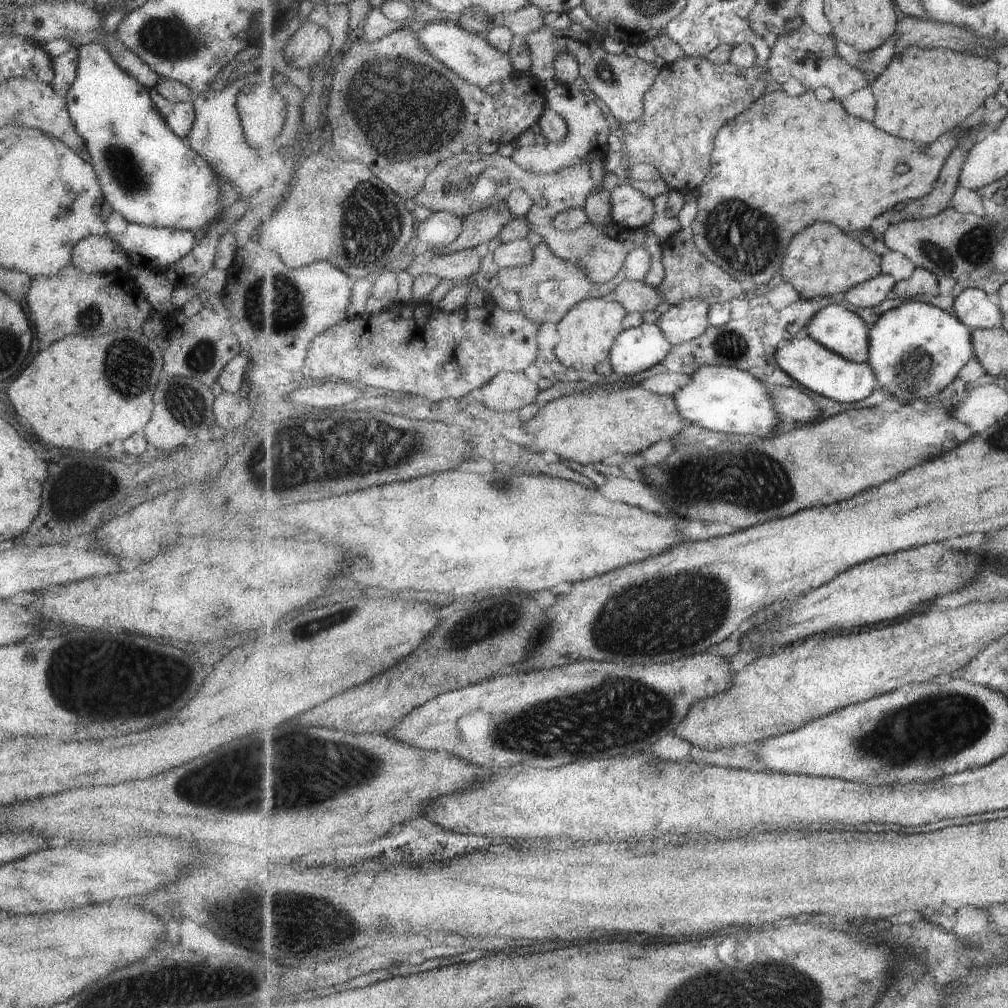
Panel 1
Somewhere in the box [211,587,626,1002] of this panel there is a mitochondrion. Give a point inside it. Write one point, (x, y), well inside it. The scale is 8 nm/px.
(304, 919)

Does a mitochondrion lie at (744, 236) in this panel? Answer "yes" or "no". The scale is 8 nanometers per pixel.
yes

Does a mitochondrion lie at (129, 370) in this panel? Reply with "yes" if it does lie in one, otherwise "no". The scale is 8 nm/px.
yes

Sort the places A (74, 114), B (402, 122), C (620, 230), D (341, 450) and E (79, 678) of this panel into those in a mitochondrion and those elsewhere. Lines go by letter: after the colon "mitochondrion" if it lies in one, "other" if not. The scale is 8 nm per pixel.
A: other
B: mitochondrion
C: other
D: mitochondrion
E: mitochondrion

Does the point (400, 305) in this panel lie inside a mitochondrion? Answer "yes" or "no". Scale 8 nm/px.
no

